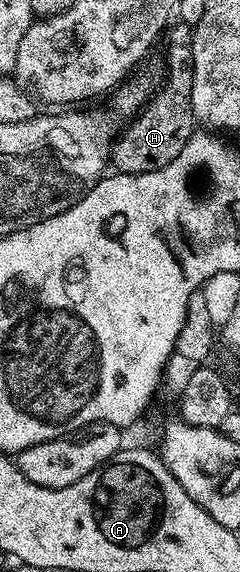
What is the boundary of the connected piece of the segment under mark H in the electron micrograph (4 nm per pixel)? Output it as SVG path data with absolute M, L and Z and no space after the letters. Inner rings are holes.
M175 22L166 29L167 81L159 93L152 95L130 121L127 129L116 135L111 145L110 167L125 174L145 174L169 166L173 158L185 150L189 138L196 131L197 121L191 105L193 82L193 28L190 24ZM175 24L175 25L174 25Z

